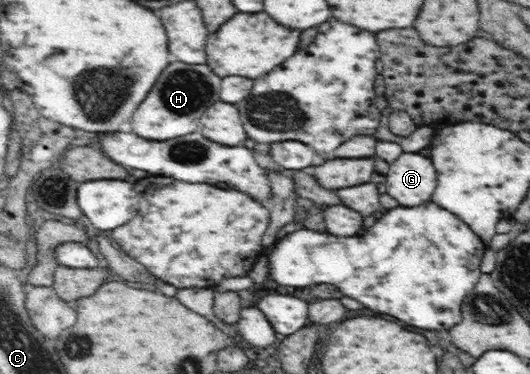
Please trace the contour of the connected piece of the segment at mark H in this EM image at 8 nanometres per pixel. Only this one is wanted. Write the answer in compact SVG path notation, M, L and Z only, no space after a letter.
M173 61L162 71L158 85L154 85L154 89L148 93L146 101L136 109L132 117L132 133L152 141L168 141L198 131L198 119L212 103L220 101L221 78L214 75L208 65L190 65Z

